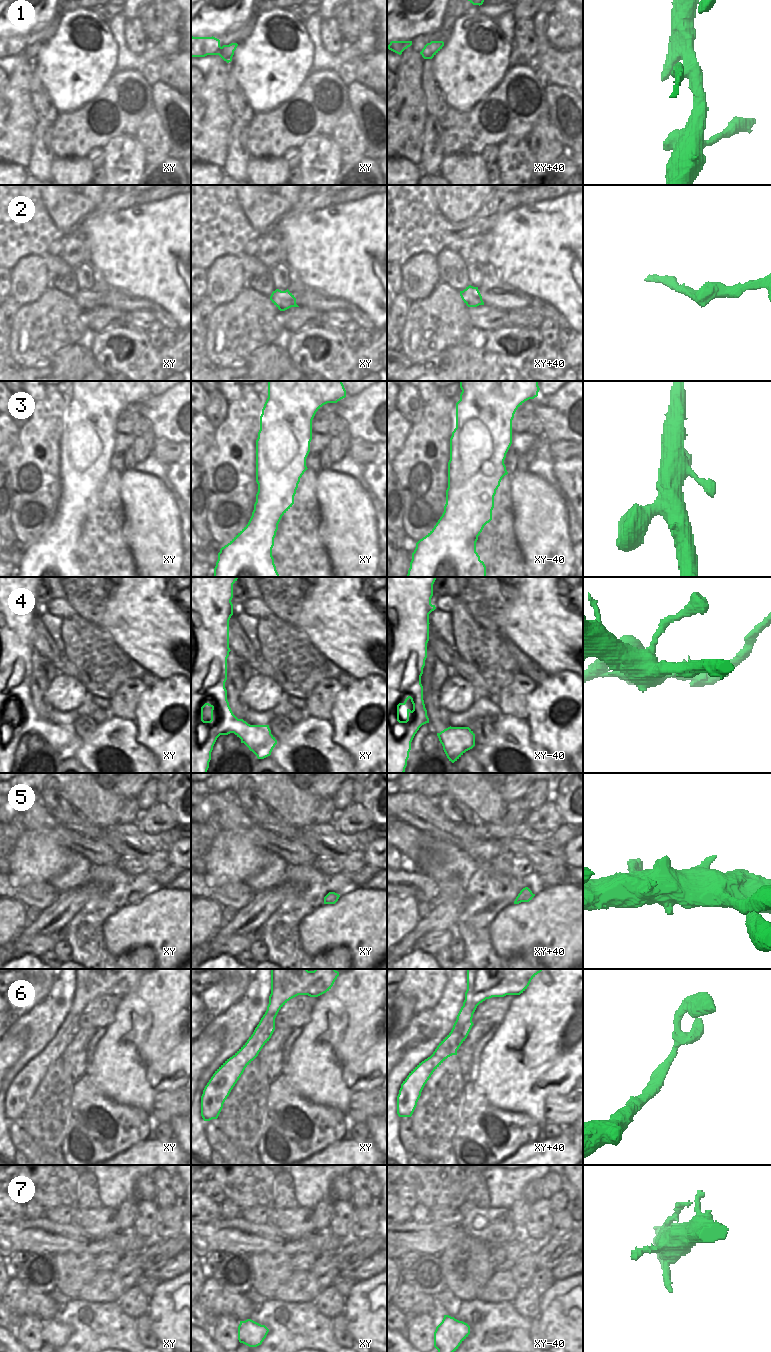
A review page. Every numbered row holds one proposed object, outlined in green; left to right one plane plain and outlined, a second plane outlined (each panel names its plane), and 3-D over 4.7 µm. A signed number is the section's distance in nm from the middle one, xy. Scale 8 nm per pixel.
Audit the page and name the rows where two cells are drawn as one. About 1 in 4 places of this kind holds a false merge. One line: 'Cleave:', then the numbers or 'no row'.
Cleave: 1, 4

